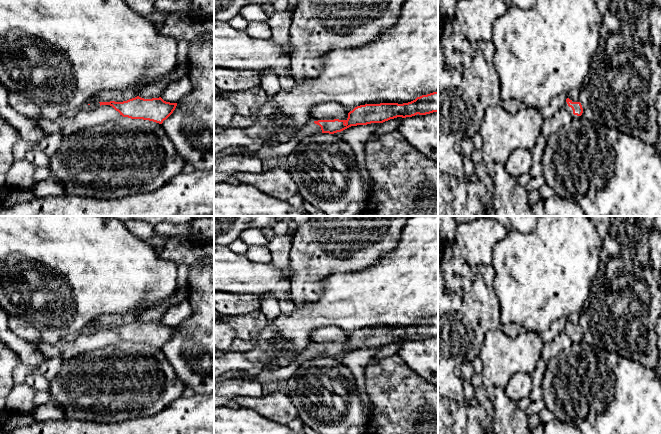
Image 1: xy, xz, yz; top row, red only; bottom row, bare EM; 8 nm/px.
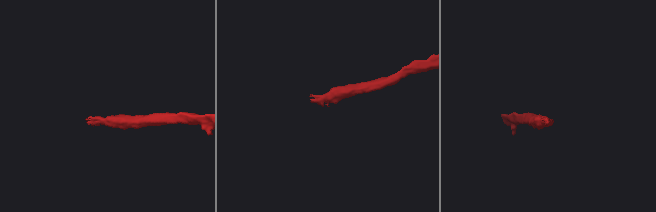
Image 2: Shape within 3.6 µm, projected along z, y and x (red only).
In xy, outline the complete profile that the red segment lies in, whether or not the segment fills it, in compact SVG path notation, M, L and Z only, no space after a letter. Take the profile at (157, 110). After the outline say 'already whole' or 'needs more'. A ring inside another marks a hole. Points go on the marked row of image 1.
M137 96L123 102L97 102L91 98L80 106L80 110L92 111L101 105L112 106L123 117L162 124L173 113L177 103L166 102L161 97L144 99Z; needs more

